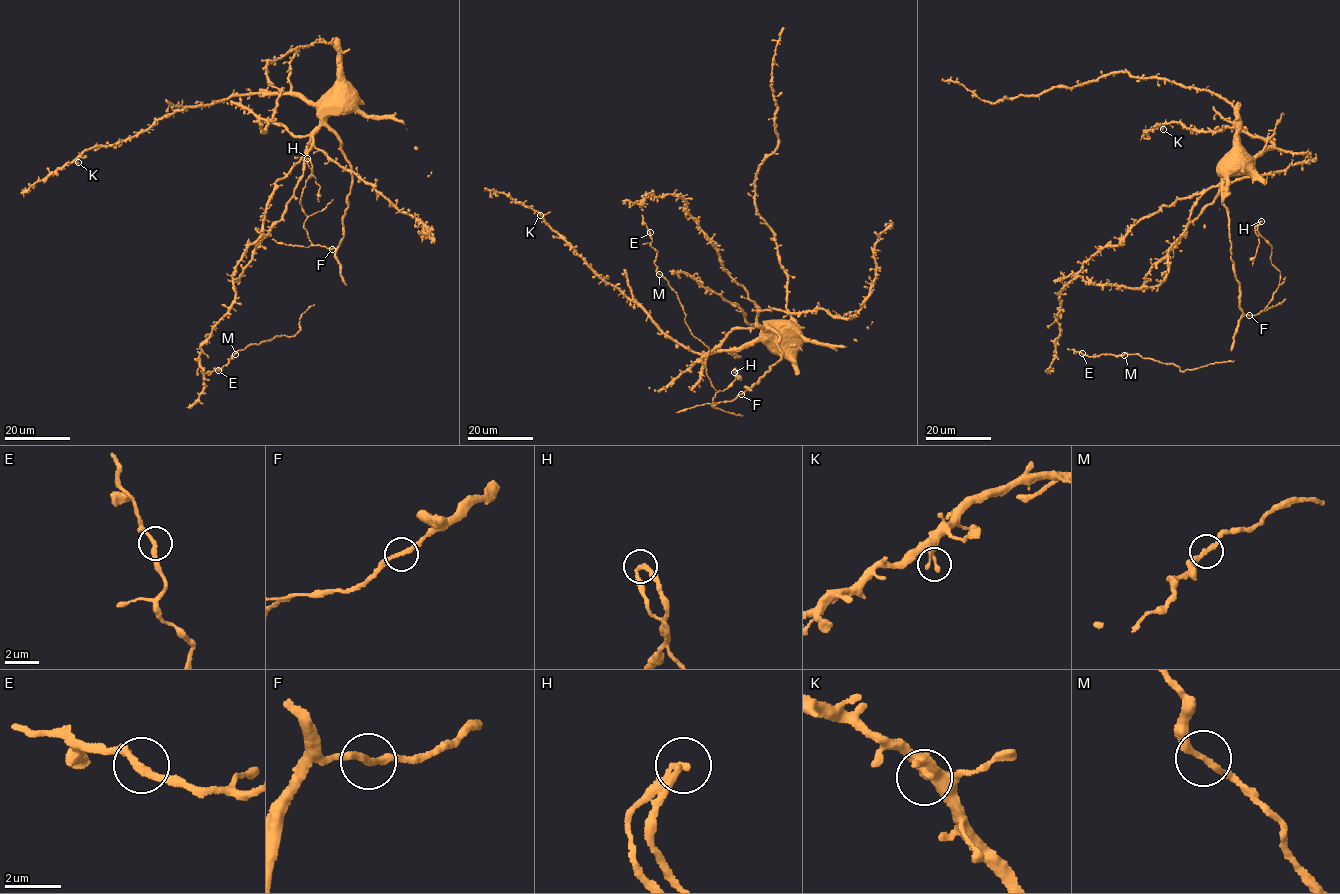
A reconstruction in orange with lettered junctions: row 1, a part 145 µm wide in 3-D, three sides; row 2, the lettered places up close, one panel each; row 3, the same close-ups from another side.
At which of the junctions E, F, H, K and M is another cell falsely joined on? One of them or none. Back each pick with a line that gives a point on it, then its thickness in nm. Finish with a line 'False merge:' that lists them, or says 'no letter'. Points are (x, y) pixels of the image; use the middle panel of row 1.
H: at (734, 372); 200 nm thick
False merge: H

